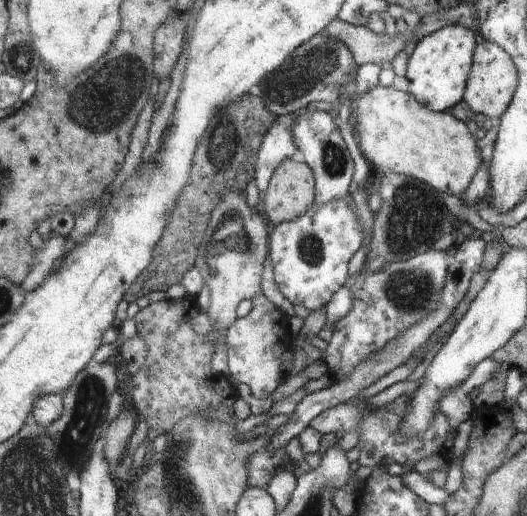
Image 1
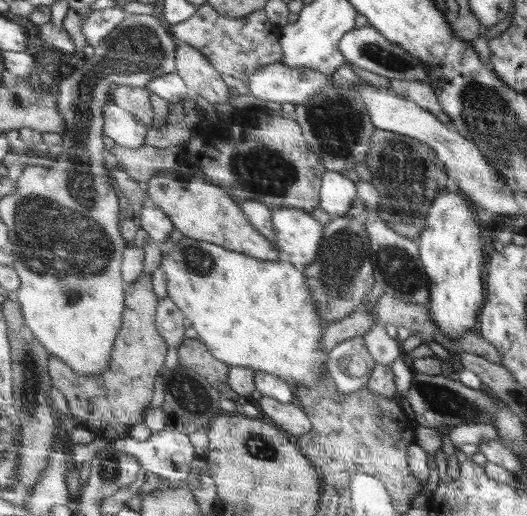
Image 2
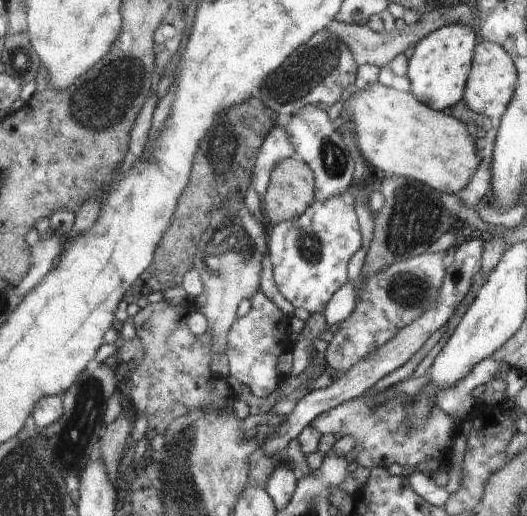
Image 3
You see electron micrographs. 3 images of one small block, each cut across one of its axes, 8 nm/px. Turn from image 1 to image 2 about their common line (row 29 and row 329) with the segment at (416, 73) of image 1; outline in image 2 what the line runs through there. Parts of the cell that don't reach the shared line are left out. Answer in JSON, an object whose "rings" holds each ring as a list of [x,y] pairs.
{"rings":[[[444,188],[434,197],[426,216],[426,228],[418,238],[421,261],[430,280],[428,311],[438,329],[450,339],[460,339],[460,335],[471,330],[484,302],[484,242],[480,222],[476,220],[474,208],[466,196],[458,192],[446,192]]]}

